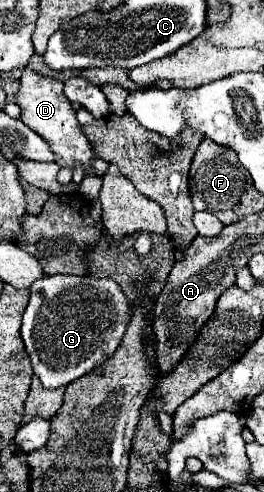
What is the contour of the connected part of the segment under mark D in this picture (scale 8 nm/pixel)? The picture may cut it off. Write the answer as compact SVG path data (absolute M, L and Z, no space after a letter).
M24 68L16 100L18 100L18 106L22 108L22 122L34 132L38 132L52 146L52 152L56 156L54 162L58 166L74 168L74 162L88 164L90 160L94 160L92 148L88 146L88 138L84 138L82 126L76 120L76 112L72 110L68 98L64 98L62 82L58 78L48 78L48 76L36 74L30 68Z

